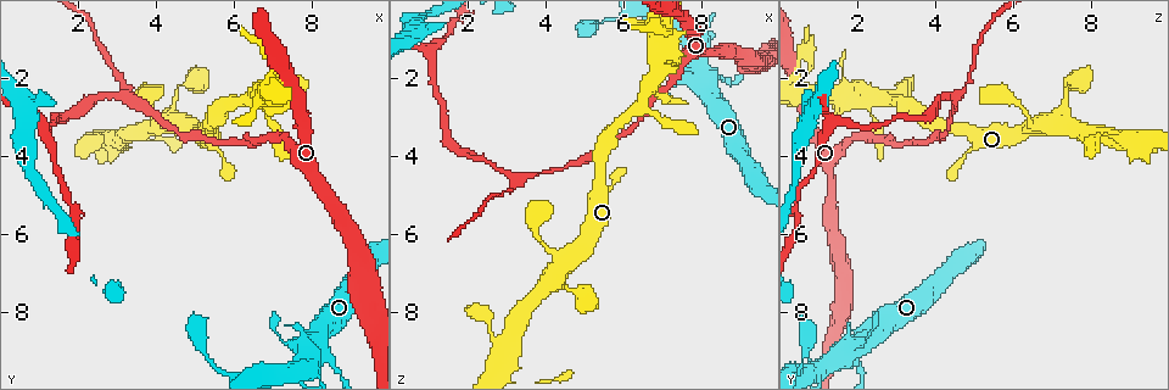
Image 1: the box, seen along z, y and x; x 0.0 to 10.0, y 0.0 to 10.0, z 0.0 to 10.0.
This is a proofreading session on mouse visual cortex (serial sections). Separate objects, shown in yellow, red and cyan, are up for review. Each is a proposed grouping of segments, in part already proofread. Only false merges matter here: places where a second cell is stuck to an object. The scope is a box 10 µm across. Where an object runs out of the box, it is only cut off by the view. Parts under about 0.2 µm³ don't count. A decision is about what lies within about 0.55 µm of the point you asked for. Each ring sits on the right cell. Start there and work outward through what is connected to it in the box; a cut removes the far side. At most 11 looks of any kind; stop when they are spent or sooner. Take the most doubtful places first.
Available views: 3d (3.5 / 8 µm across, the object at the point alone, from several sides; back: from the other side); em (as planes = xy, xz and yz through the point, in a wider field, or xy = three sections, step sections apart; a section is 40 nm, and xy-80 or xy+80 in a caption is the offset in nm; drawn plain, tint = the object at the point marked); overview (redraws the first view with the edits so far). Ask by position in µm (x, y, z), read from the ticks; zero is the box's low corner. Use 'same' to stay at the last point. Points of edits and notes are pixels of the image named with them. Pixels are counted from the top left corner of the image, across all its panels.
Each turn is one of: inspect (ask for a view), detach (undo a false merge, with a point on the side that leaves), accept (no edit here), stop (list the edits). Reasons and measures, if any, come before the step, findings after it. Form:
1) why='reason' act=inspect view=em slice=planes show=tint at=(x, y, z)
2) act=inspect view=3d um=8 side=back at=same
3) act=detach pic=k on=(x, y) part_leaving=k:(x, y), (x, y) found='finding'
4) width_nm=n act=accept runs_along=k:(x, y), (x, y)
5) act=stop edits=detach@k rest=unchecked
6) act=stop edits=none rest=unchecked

why='arms part here' act=inspect view=3d um=3.5 at=(3.25, 2.50, 4.50)

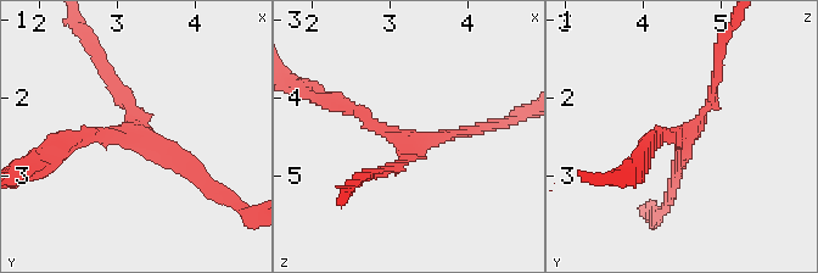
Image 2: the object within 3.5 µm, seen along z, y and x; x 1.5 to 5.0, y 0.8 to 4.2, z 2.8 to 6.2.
arms=3 arm_widths_nm=100,150,150 why='now the EM' act=inspect view=em slice=xy step=1 show=tint at=(3.25, 2.50, 4.50)

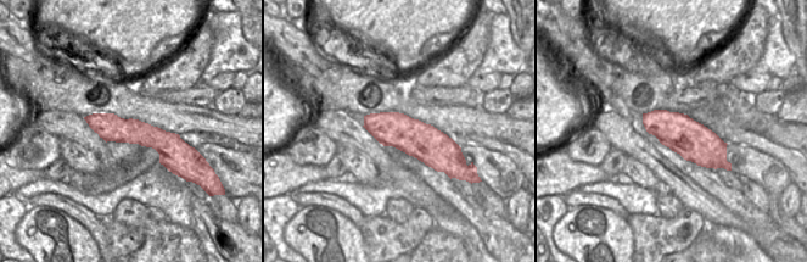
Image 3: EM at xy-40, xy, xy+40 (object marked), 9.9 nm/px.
act=accept runs_along=3:(89, 118), (121, 130), (178, 140) found='continuous, no second cell'

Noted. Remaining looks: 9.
why='small branch off a trunk' act=inspect view=3d um=3.5 at=(4.35, 3.15, 6.95)

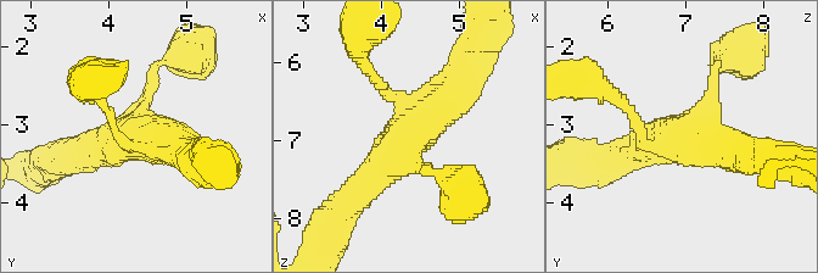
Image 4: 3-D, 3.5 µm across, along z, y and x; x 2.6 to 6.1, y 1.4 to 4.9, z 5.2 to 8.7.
arms=4 arm_widths_nm=150,200,450,450 act=inspect view=em slice=planes show=tint at=(4.40, 3.20, 6.90)

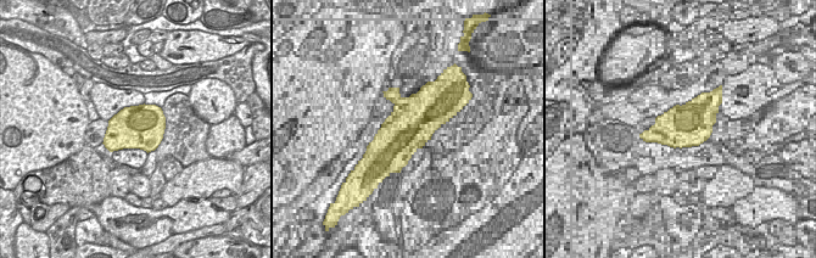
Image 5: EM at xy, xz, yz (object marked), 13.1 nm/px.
act=accept runs_along=4:(471, 63), (453, 95), (370, 179) found='one cell here'

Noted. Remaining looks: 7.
why='sharp bend' act=inspect view=em slice=xy step=1 show=tint at=(1.15, 3.10, 1.75)

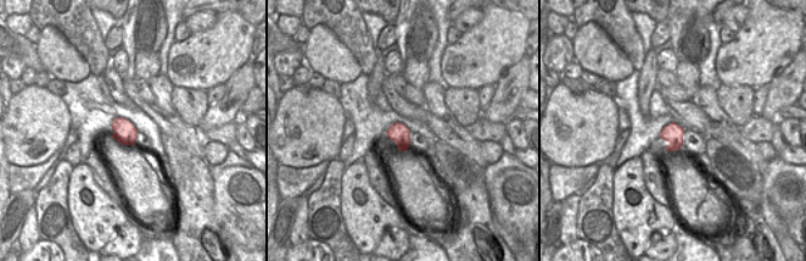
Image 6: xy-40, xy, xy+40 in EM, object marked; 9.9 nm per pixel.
act=inspect view=3d um=3.5 at=same

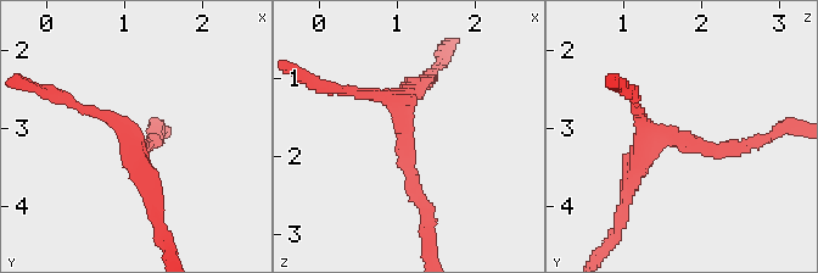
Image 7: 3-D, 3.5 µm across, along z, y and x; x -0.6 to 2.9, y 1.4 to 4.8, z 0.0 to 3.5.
arm_widths_nm=150,200,300 act=accept runs_along=7:(749, 143), (655, 139), (627, 191) found='continuous, no second cell'

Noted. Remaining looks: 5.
why='side arm on a straight run' act=inspect view=3d um=3.5 at=(8.20, 9.00, 2.00)

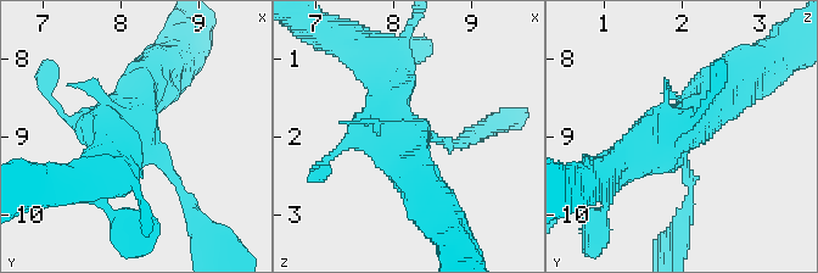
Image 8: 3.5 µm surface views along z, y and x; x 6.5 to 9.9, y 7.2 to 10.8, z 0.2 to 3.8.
act=inspect view=em slice=planes show=tint at=(8.30, 9.05, 1.95)

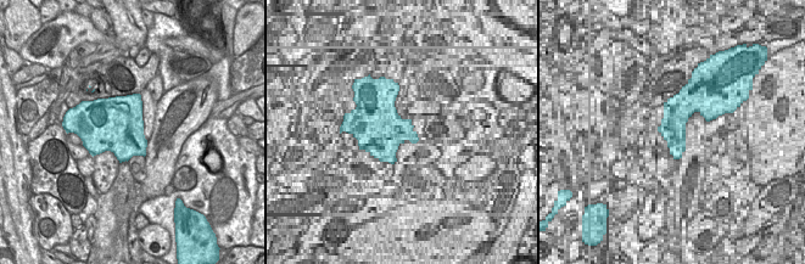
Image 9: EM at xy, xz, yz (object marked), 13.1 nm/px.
act=accept runs_along=8:(735, 76), (671, 137), (617, 166) found='continuous, no second cell'

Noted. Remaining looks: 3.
act=stop edits=none rest=unchecked

